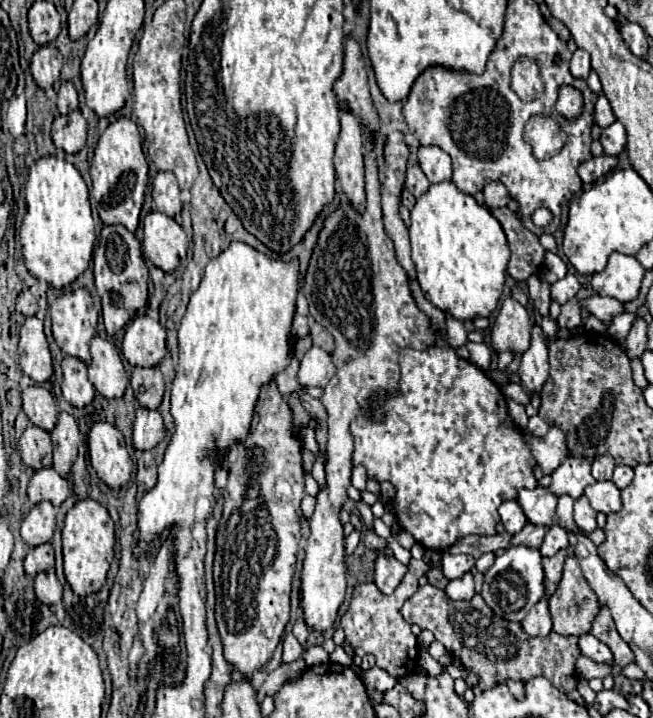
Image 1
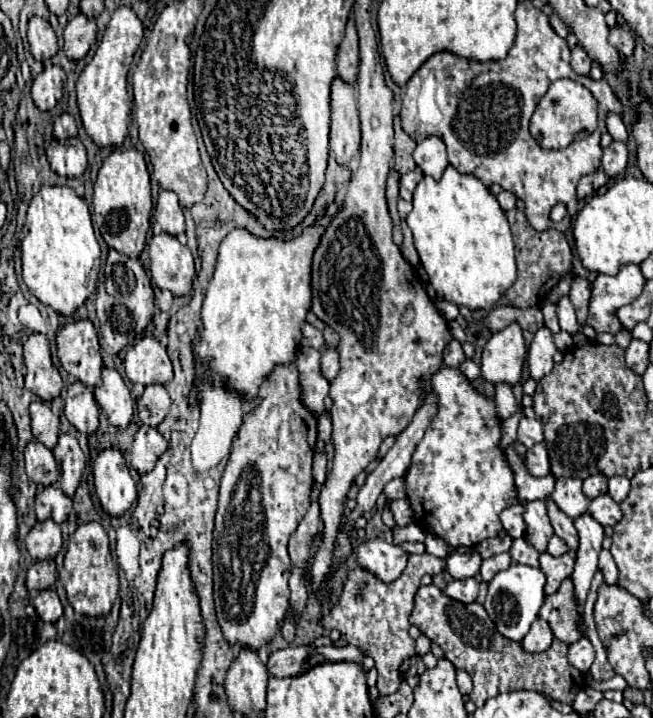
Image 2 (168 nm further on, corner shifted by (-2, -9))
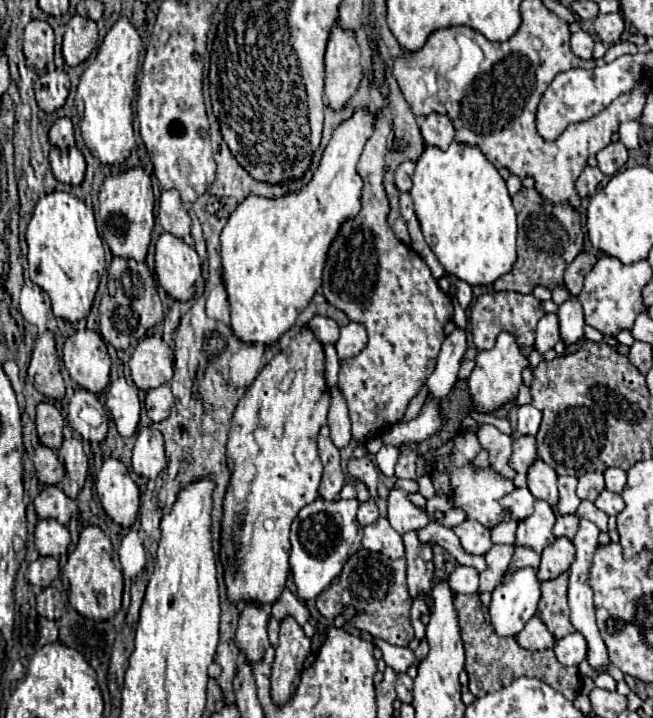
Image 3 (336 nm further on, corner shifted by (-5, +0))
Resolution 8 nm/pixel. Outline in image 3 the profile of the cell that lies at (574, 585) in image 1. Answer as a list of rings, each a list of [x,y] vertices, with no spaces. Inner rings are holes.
[[[568,572],[560,574],[554,580],[542,582],[542,598],[538,604],[538,616],[550,628],[556,640],[576,632],[574,626],[570,624],[566,590],[568,590]]]

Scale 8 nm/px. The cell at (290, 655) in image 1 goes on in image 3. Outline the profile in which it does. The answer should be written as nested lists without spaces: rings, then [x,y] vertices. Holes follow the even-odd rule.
[[[286,588],[282,592],[282,598],[278,602],[272,604],[272,616],[278,620],[278,622],[284,622],[286,618],[294,618],[300,626],[306,624],[308,620],[308,608],[302,606],[296,596]]]

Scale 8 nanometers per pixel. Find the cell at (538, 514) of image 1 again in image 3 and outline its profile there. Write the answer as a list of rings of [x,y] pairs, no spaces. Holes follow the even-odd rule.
[[[536,500],[534,512],[518,524],[516,544],[530,546],[532,550],[536,550],[540,554],[544,546],[554,542],[554,534],[552,534],[554,520],[556,520],[556,514],[550,508],[550,504]]]

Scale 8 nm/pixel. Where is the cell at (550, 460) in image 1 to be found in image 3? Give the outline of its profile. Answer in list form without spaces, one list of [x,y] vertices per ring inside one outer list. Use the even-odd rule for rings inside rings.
[[[520,436],[514,440],[512,452],[512,468],[516,472],[528,472],[528,468],[538,460],[538,448],[534,436]]]

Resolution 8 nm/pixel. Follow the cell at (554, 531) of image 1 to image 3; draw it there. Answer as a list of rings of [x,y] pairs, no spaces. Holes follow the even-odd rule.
[[[558,516],[554,524],[554,536],[564,536],[568,540],[574,538],[578,530],[578,516]]]

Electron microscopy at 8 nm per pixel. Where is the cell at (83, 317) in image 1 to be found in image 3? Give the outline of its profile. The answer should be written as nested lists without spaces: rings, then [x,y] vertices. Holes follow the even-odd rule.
[[[80,328],[66,338],[64,366],[72,380],[90,392],[100,392],[108,384],[110,356],[102,336],[90,328]]]

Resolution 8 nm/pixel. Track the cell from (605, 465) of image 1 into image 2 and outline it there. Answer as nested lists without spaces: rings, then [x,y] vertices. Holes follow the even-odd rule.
[[[591,475],[583,481],[583,493],[589,499],[595,499],[603,493],[607,493],[607,477],[605,475]]]

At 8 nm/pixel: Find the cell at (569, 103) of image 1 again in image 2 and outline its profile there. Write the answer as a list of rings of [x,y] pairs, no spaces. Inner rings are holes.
[[[573,79],[553,81],[531,117],[531,125],[529,125],[531,137],[543,149],[565,149],[569,143],[579,141],[581,137],[587,137],[591,131],[595,131],[597,107],[599,101],[581,83],[575,83]]]

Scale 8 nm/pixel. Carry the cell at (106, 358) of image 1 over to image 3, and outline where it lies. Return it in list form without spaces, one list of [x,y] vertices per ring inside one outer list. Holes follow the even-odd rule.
[[[124,376],[114,380],[106,394],[106,406],[122,436],[132,436],[140,418],[140,398]]]

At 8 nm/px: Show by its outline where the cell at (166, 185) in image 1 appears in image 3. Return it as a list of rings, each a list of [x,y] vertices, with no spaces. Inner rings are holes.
[[[164,190],[160,196],[160,208],[158,208],[160,224],[166,232],[184,238],[190,234],[190,216],[184,208],[180,194],[176,190]]]

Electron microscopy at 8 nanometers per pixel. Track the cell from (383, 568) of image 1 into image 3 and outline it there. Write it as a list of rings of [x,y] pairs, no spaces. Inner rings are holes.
[[[378,518],[378,522],[364,528],[362,546],[370,552],[386,554],[392,560],[398,560],[404,556],[402,536],[388,524],[386,518]]]

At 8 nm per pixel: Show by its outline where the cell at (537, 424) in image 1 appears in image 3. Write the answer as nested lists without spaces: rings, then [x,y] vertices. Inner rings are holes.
[[[532,404],[518,408],[518,432],[520,434],[534,436],[540,428],[540,422],[542,422],[542,412],[534,408]]]

